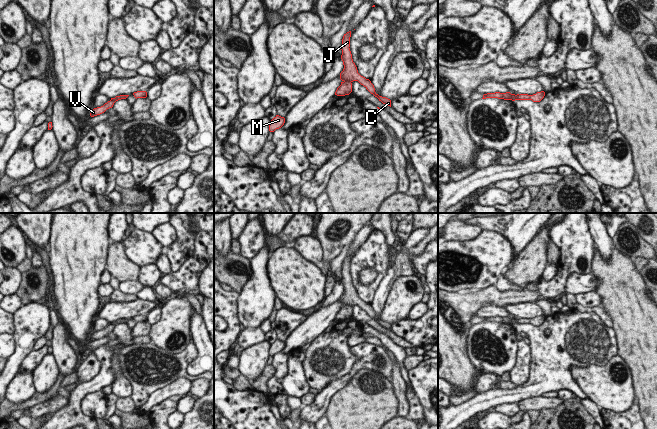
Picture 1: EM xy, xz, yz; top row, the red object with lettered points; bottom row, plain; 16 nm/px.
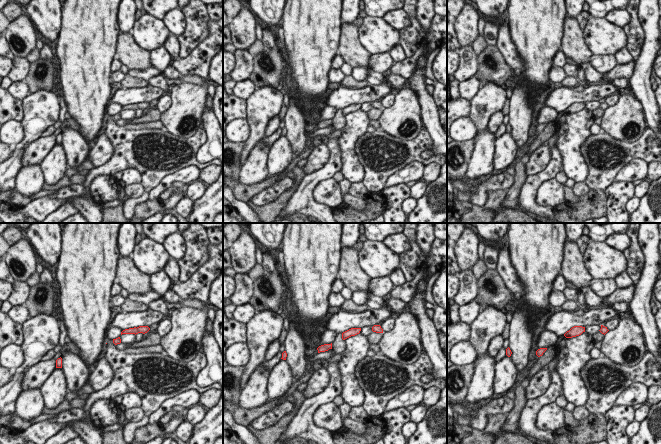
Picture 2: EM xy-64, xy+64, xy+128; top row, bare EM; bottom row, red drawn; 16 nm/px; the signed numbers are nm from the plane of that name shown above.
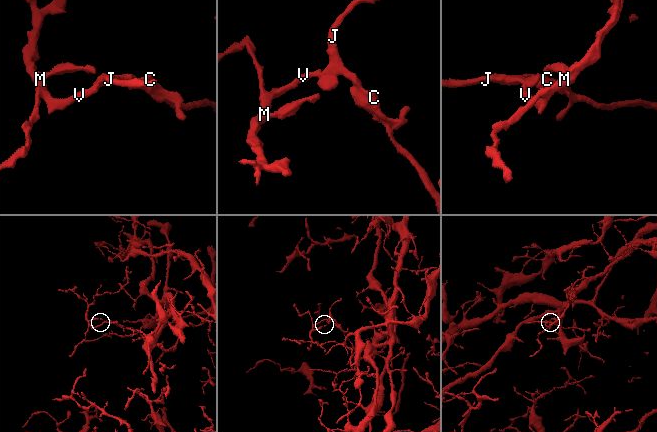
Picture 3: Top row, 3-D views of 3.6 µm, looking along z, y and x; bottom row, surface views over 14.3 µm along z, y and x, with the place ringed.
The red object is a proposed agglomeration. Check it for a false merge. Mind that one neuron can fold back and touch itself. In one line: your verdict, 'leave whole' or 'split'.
split

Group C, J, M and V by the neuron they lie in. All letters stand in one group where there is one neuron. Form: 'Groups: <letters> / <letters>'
Groups: C J / M V

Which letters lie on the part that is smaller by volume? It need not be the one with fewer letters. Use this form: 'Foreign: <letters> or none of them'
Foreign: M, V

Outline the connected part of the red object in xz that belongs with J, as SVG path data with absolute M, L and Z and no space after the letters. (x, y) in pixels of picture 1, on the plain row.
M351 255L344 258L343 263L342 263L341 283L343 285L344 293L340 297L340 303L342 305L349 305L349 306L358 305L371 318L373 318L375 321L377 321L379 323L379 325L381 325L383 328L391 331L391 324L386 321L379 320L375 316L374 309L371 307L371 305L369 303L366 303L365 301L361 300L358 297L357 291L356 291L355 287L353 286L352 278L351 278L351 275L349 272L350 271L350 261L351 261Z

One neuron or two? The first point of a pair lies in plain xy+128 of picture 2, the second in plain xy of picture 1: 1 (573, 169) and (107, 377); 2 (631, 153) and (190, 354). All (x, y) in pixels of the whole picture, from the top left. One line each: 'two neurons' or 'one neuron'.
1: two neurons
2: one neuron

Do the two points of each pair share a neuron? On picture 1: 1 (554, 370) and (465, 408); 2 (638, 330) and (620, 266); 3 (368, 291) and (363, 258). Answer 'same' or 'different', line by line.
1: same
2: same
3: same

